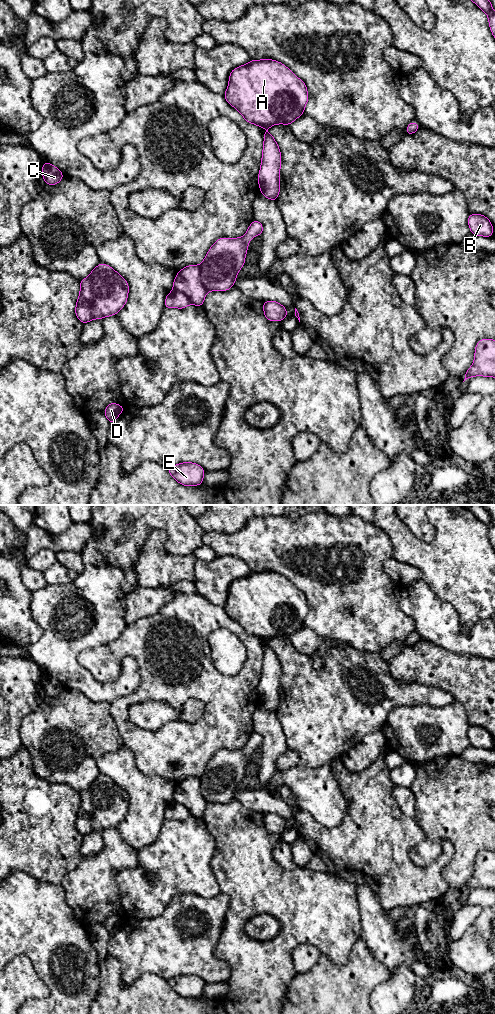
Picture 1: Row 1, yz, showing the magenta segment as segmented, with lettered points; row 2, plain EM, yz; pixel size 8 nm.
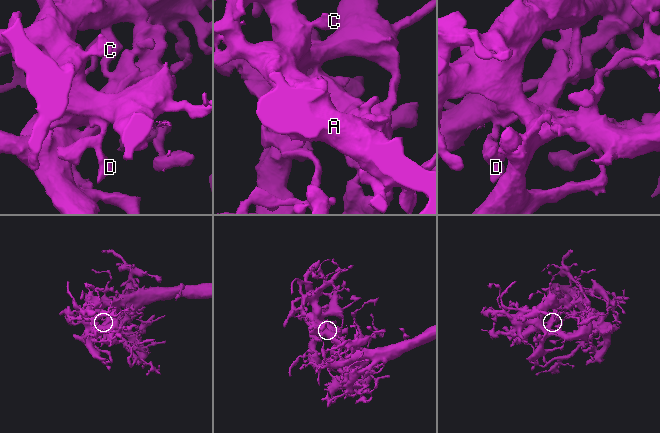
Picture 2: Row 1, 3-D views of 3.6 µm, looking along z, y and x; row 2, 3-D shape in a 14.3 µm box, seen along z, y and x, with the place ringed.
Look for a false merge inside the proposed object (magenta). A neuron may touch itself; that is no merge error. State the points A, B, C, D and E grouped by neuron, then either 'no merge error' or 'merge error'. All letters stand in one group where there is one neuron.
groups A B C D E; no merge error

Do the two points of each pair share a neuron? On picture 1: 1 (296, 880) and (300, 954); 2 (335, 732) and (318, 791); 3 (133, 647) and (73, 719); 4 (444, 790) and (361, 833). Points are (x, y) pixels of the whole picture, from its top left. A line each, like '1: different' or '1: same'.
1: different
2: different
3: different
4: different

